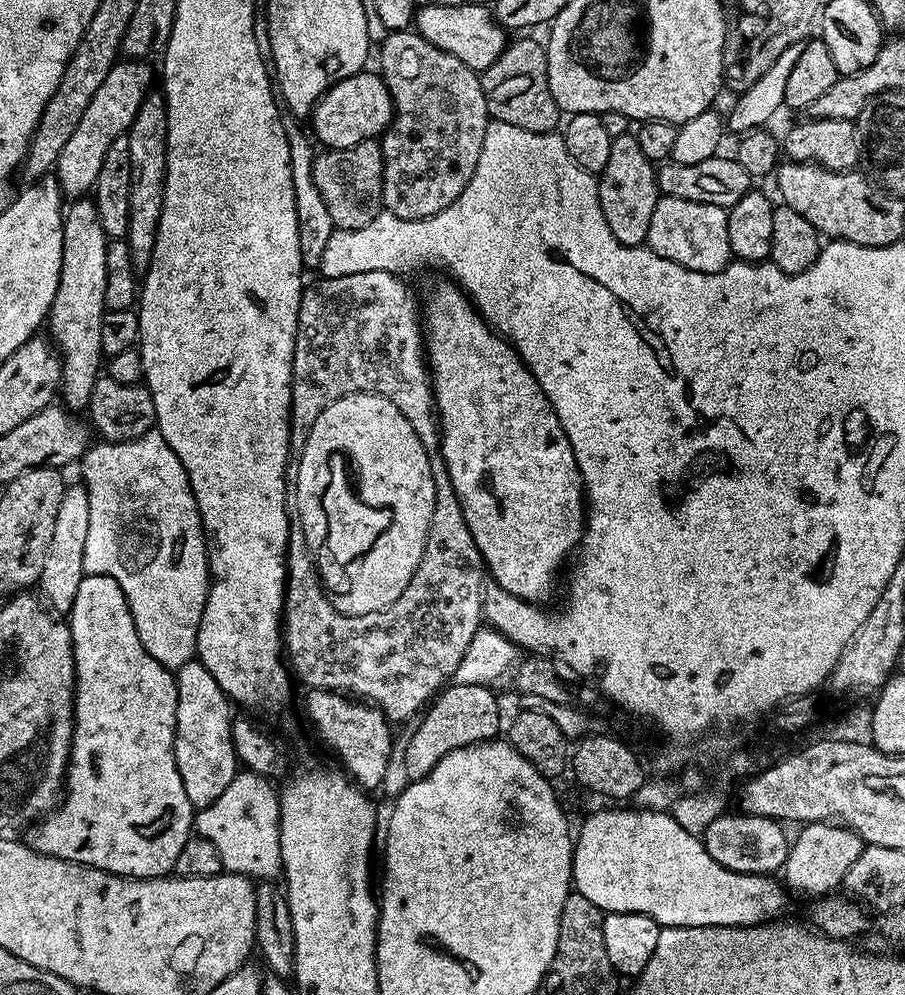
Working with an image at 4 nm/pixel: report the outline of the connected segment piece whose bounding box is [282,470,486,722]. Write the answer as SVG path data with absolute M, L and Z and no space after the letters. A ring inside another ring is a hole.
M443 470L436 472L434 490L436 491L437 509L442 511L439 513L438 518L432 521L432 532L428 536L426 550L422 554L422 562L418 566L414 578L410 578L410 586L406 586L406 590L402 590L402 594L390 606L386 606L374 614L347 616L339 612L328 601L328 594L324 591L324 586L320 583L320 574L316 570L316 558L312 555L312 548L306 546L306 530L302 530L300 515L294 510L289 511L288 514L288 578L284 585L284 619L282 621L282 644L286 649L287 661L290 663L295 675L297 672L300 675L301 682L308 684L307 687L309 689L325 688L331 692L351 694L361 701L371 702L392 722L403 722L413 719L451 681L453 674L458 669L459 662L470 647L471 639L474 638L474 634L482 627L482 589L485 587L486 569L480 559L480 551L476 548L474 538L470 534L470 526L466 526L466 518L462 514L462 506L458 502L458 494L454 490L447 472Z

